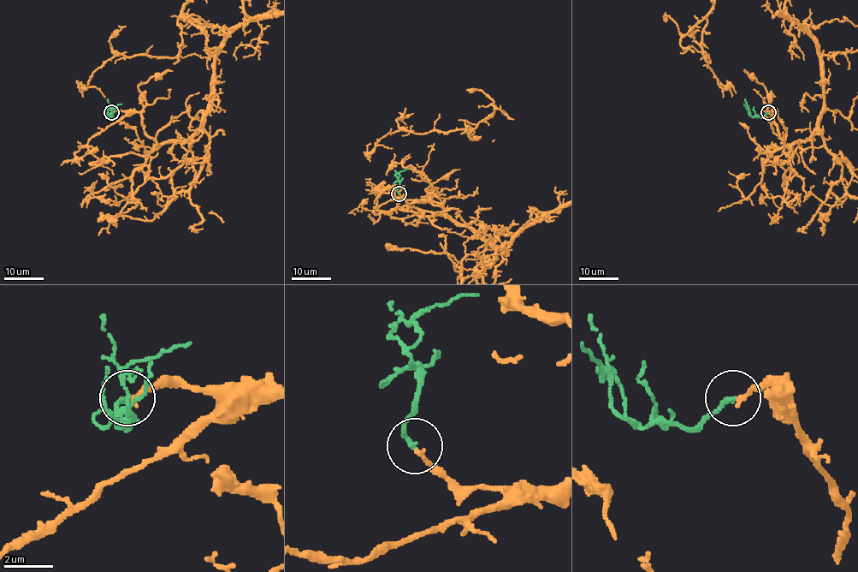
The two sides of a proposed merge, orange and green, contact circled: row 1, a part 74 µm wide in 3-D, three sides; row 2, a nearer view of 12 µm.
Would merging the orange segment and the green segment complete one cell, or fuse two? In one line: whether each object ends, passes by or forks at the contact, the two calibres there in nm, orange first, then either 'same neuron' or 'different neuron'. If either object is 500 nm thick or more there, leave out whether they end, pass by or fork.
orange ends | green ends | 180/180 nm | same neuron

